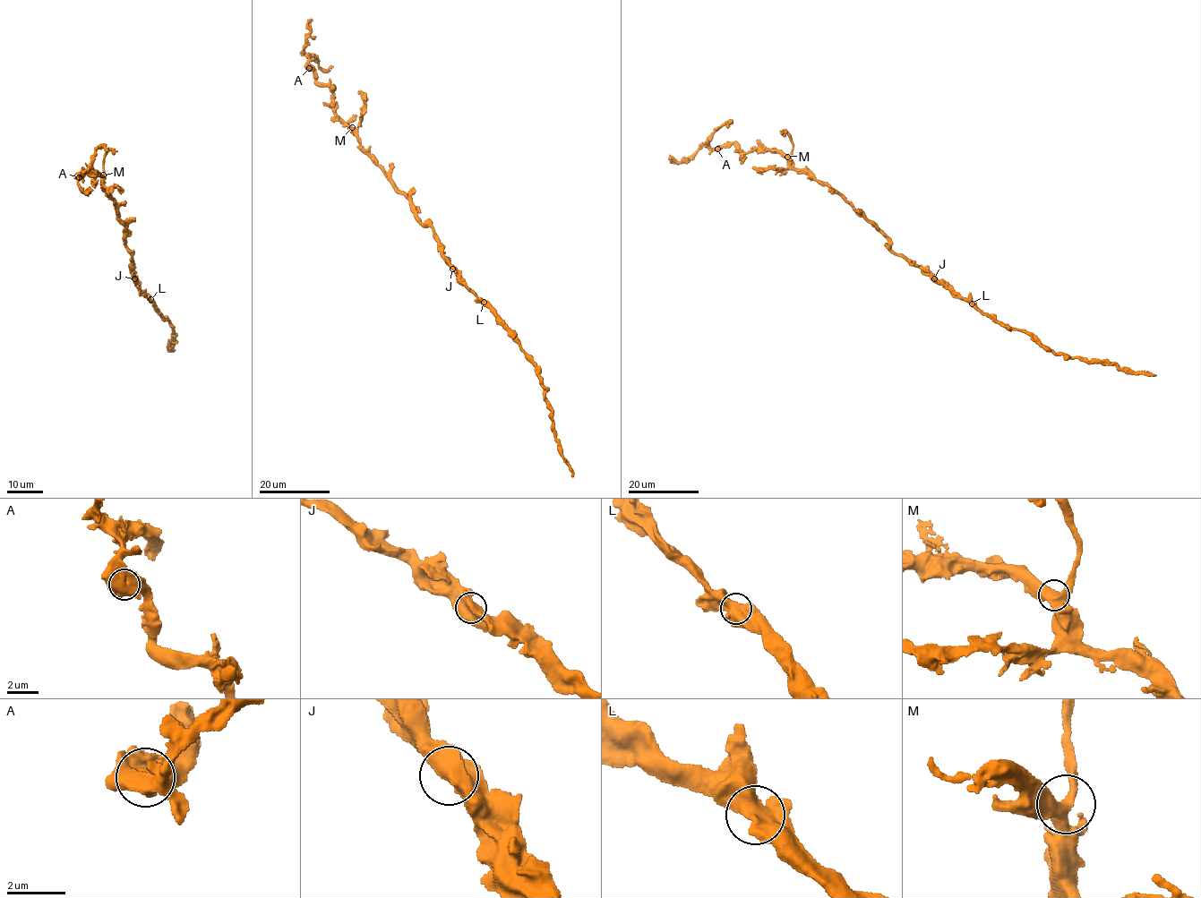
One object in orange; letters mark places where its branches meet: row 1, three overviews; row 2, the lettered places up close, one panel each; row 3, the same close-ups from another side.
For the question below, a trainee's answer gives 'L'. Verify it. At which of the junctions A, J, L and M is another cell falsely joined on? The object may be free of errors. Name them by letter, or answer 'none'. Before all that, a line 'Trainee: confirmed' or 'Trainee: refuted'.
Trainee: refuted
none

